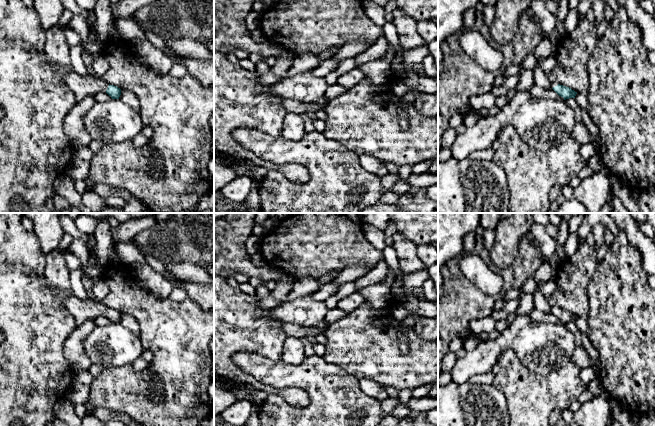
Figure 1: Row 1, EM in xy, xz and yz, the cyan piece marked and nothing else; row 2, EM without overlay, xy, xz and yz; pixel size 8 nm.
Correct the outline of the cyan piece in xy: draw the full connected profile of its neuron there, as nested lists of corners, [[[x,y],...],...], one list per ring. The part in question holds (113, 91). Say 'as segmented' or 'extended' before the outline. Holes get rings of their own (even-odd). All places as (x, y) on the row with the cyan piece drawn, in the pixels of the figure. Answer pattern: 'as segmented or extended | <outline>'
extended | [[[48,59],[47,63],[62,77],[66,85],[73,91],[77,103],[86,96],[94,96],[98,92],[106,92],[112,99],[119,99],[121,95],[120,88],[106,83],[102,77],[98,78],[90,74],[82,76],[76,73],[73,69],[68,72],[64,72]]]

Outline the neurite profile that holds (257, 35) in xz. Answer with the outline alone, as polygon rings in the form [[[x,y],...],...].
[[[257,29],[255,31],[251,31],[250,36],[254,41],[256,41],[258,43],[268,42],[267,38],[264,36],[264,34],[262,33],[262,31],[260,29]]]

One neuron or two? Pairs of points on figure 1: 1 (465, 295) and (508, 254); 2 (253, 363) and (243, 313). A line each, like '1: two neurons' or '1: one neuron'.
1: two neurons
2: two neurons

